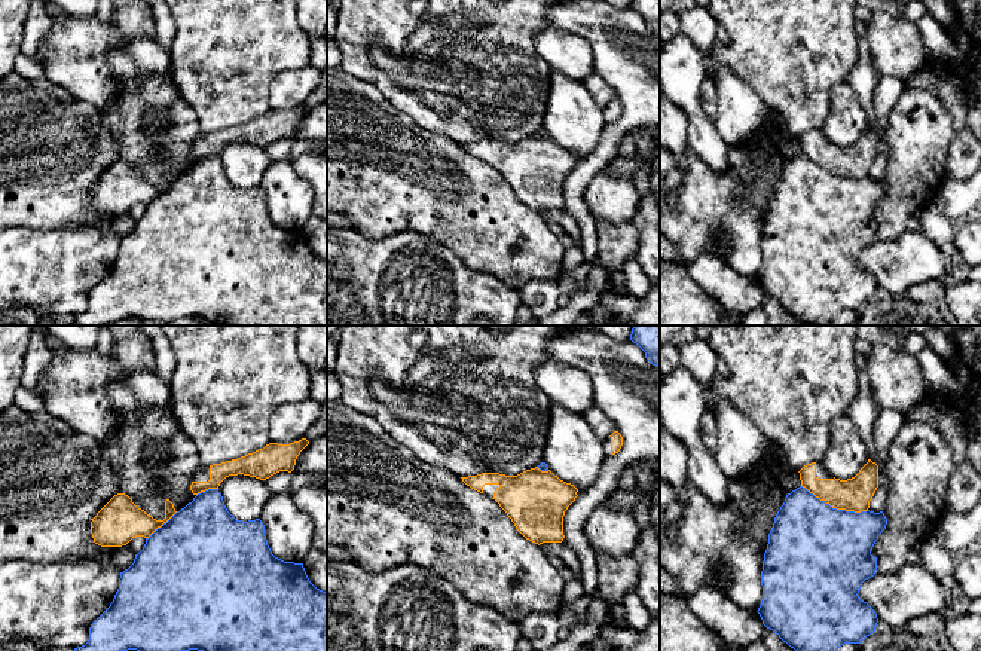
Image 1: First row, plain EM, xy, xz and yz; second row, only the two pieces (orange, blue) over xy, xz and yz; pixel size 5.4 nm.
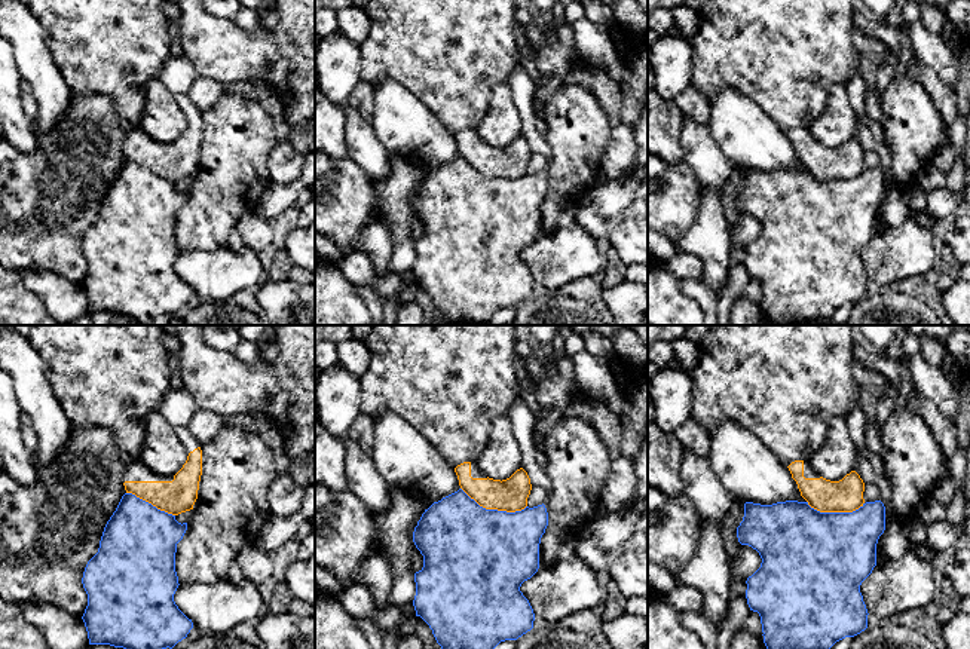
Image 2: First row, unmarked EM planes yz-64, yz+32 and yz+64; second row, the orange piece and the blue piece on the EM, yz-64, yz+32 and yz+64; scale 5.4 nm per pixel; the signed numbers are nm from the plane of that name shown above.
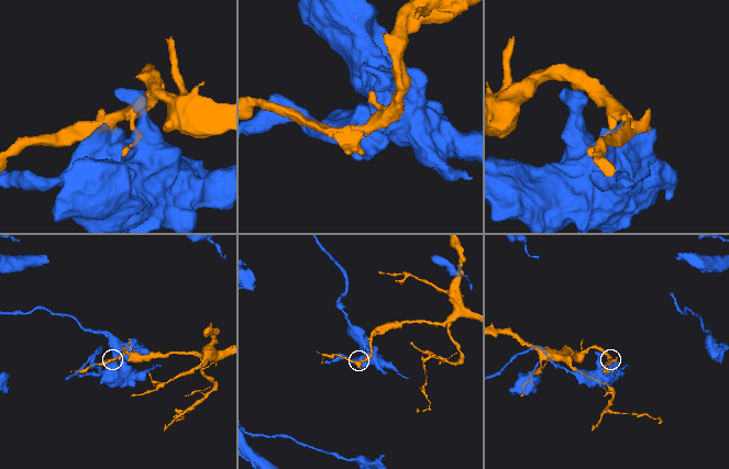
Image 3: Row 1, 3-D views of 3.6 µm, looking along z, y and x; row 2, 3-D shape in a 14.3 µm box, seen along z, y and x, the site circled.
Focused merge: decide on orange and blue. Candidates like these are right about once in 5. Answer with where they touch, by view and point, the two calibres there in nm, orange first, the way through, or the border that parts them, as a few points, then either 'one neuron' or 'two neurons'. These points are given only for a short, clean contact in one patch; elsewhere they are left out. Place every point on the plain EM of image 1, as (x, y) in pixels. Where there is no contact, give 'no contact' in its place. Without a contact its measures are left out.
meets orange in yz at (834, 174); 180 nm thick on the orange side, 500 nm on the other; two neurons

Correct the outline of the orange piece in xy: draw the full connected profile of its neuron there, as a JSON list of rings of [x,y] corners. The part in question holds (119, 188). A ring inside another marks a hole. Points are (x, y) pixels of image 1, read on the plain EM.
[[[125,161],[114,162],[92,186],[91,201],[101,214],[122,214],[135,204],[149,205],[175,181],[174,171],[165,168],[165,186],[156,187],[138,175]]]

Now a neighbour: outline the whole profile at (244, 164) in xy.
[[[244,141],[226,144],[220,150],[218,159],[227,178],[242,189],[259,186],[268,166],[272,163],[265,147]]]

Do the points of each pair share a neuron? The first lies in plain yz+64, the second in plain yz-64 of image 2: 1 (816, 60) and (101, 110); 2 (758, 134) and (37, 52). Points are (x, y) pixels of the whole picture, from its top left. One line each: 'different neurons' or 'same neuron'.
1: different neurons
2: same neuron

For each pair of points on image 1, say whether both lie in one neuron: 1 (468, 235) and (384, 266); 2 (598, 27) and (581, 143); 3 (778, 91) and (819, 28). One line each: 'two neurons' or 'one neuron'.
1: two neurons
2: two neurons
3: one neuron

